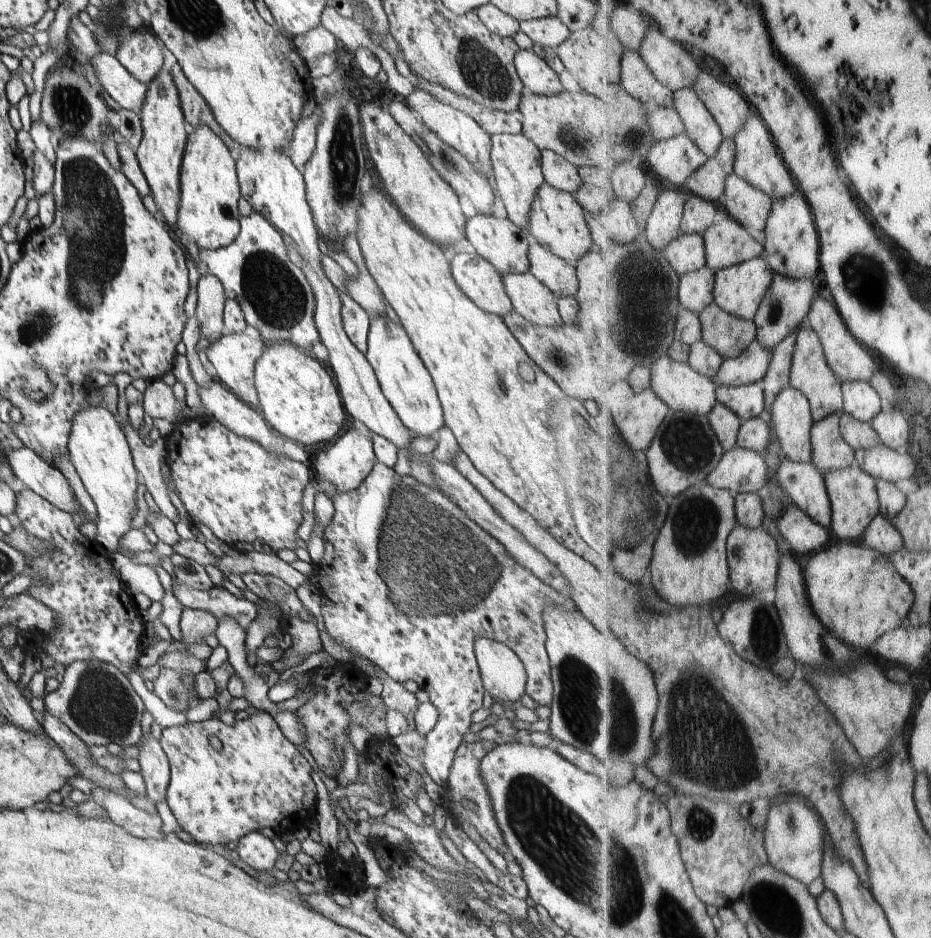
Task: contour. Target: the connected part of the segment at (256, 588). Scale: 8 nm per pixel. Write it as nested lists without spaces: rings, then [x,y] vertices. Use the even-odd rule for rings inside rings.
[[[242,573],[241,577],[247,588],[260,598],[278,604],[284,619],[296,617],[303,621],[311,620],[312,614],[308,614],[300,602],[297,589],[287,585],[281,578],[258,573]]]

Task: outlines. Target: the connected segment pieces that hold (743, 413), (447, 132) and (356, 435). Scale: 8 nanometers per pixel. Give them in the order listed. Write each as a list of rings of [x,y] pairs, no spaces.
[[[758,382],[739,387],[720,386],[719,400],[745,420],[767,415],[767,392]]]
[[[416,88],[406,97],[407,105],[420,116],[426,126],[431,128],[446,144],[455,148],[462,156],[475,166],[475,169],[484,175],[494,189],[497,187],[493,177],[493,166],[491,165],[491,136],[464,111],[455,109],[453,106],[436,100],[424,89]]]
[[[356,429],[348,430],[343,436],[340,436],[328,450],[324,450],[318,458],[313,459],[313,471],[316,476],[322,480],[328,480],[334,490],[326,496],[336,496],[340,493],[347,493],[356,490],[364,479],[373,470],[377,458],[373,449],[371,438],[365,437]]]

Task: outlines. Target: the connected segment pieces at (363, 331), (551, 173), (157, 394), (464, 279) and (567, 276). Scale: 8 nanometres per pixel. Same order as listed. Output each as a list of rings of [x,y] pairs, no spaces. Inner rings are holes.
[[[338,290],[341,298],[341,317],[344,330],[354,346],[366,354],[369,333],[369,314],[348,294]]]
[[[541,151],[541,165],[545,182],[561,191],[575,194],[584,184],[575,164],[569,163],[554,151]]]
[[[159,378],[147,382],[142,404],[145,412],[152,418],[164,418],[174,425],[186,418],[184,416],[186,401],[178,400],[172,387],[164,384]]]
[[[460,253],[451,261],[455,281],[480,308],[504,317],[513,310],[501,272],[478,253]]]
[[[534,241],[530,243],[528,258],[530,272],[541,280],[557,298],[577,296],[579,280],[572,263],[566,262],[541,243]]]

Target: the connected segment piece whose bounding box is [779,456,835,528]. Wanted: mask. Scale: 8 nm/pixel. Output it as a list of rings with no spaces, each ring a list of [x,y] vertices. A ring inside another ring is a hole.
[[[785,458],[779,470],[779,479],[794,502],[810,513],[818,523],[832,528],[834,522],[833,498],[825,471],[816,462],[798,462]]]

